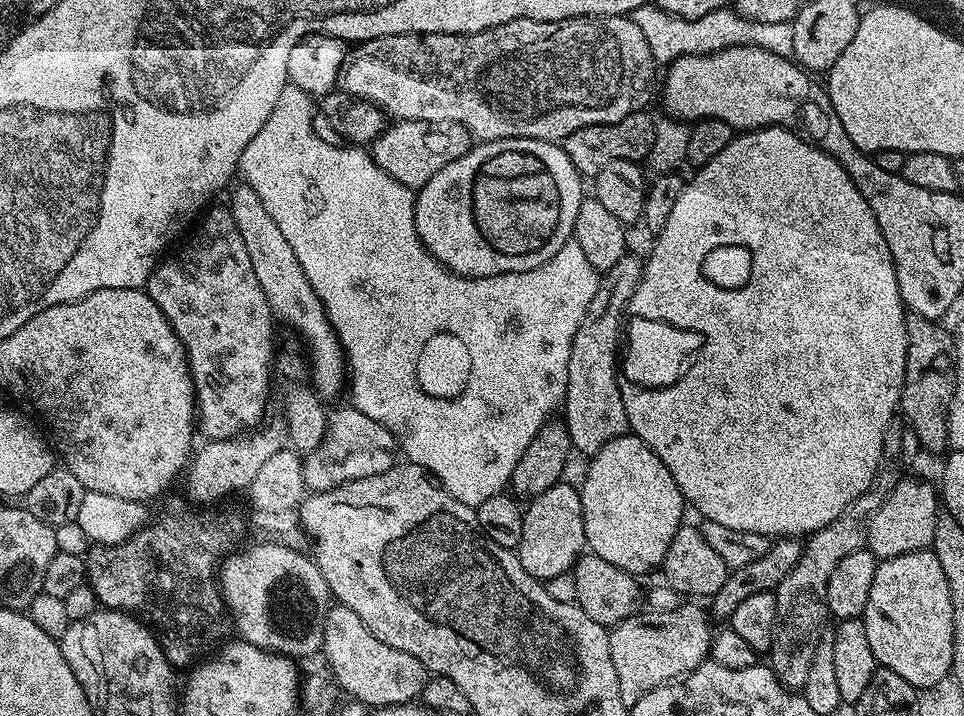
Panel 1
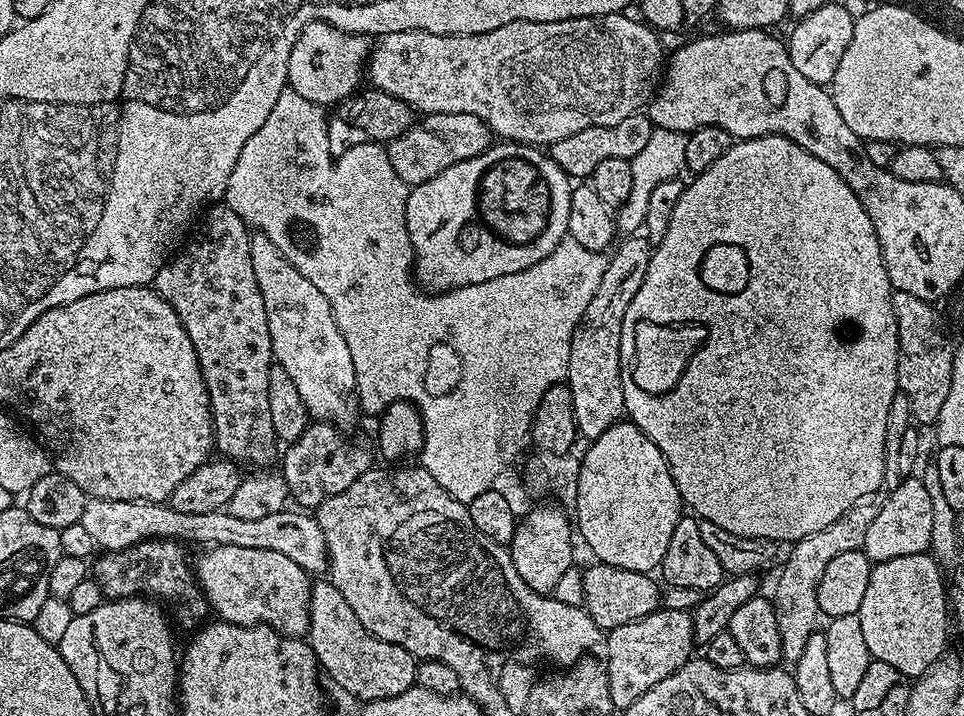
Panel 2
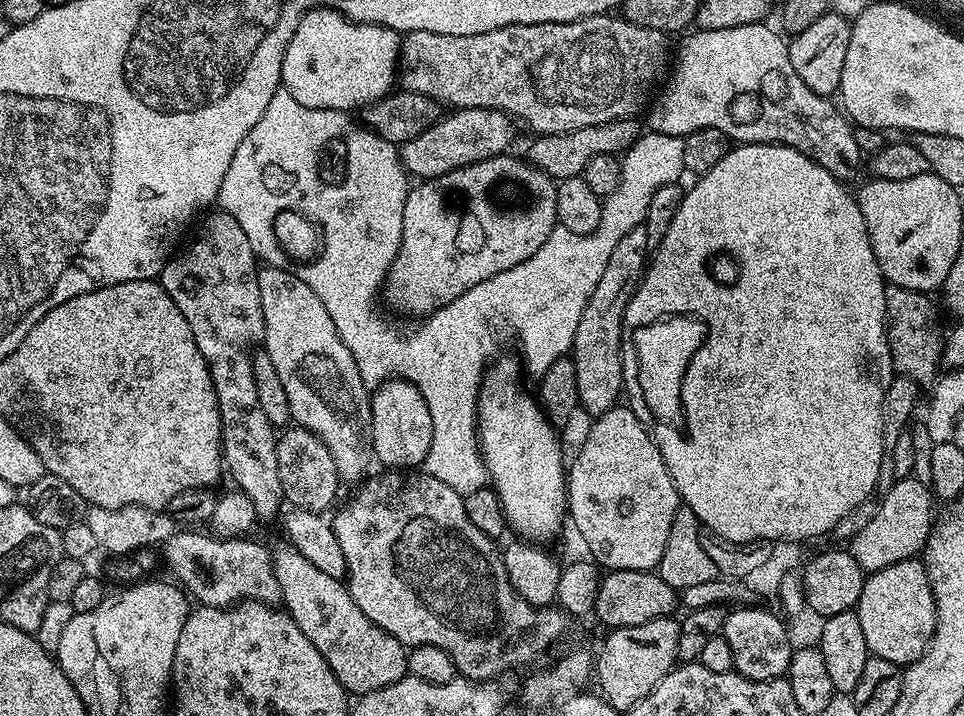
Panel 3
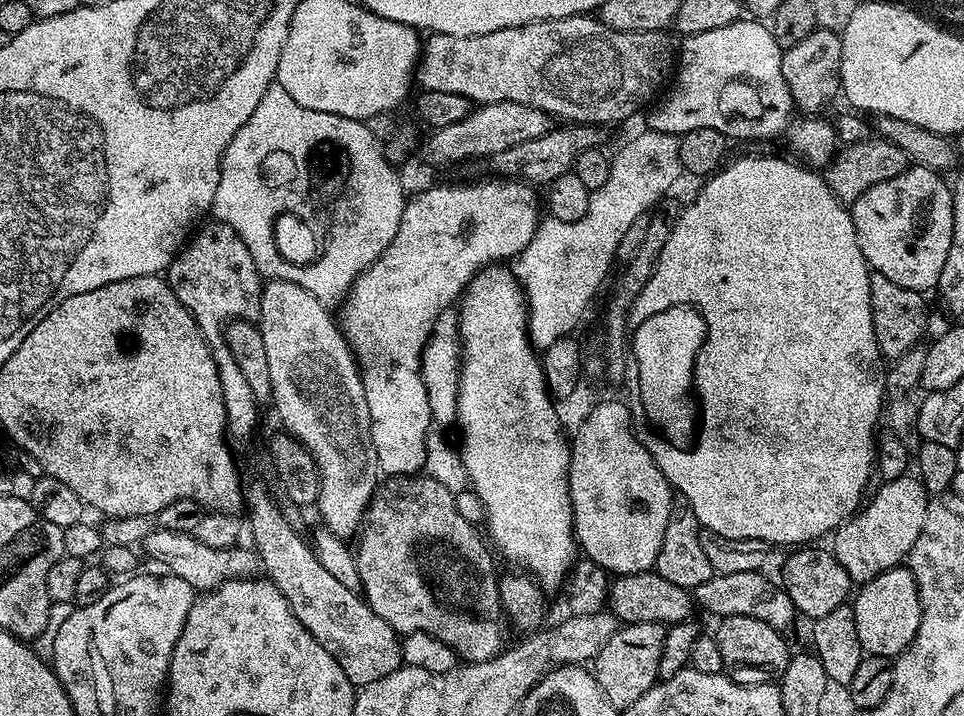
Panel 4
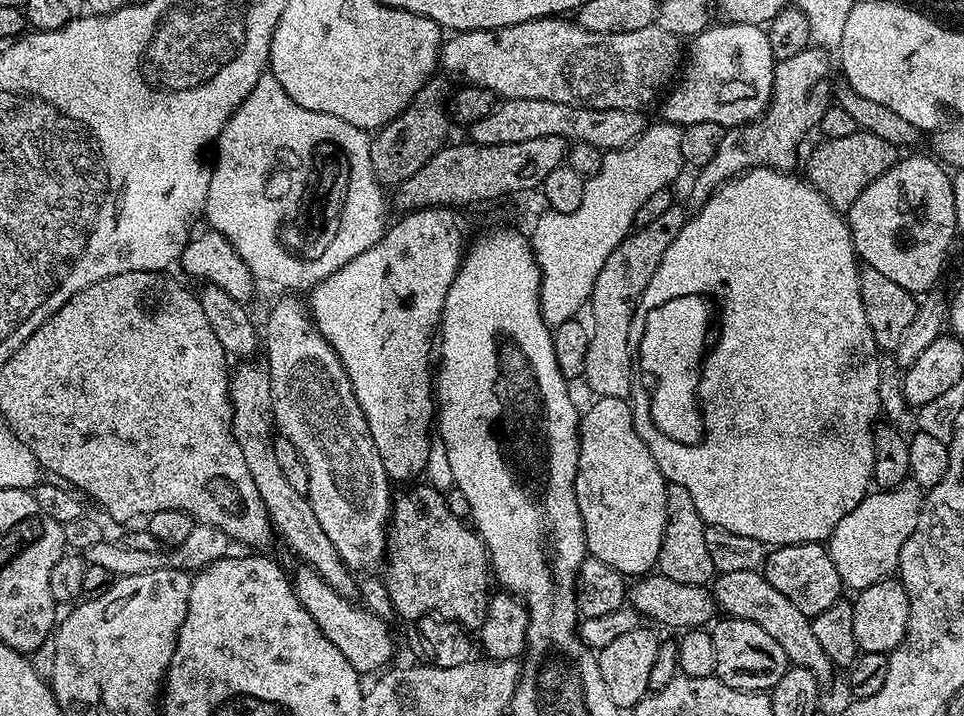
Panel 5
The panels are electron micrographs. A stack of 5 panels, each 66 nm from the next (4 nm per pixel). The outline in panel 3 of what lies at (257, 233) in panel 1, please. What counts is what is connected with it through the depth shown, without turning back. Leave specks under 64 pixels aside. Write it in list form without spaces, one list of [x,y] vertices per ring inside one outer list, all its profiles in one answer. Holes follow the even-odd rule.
[[[271,266],[258,271],[258,294],[262,294],[262,314],[264,315],[264,338],[262,348],[268,354],[278,372],[279,381],[286,390],[289,414],[297,425],[319,436],[320,441],[330,450],[334,466],[345,485],[356,486],[369,475],[368,467],[374,464],[372,451],[372,402],[370,389],[362,382],[358,366],[346,350],[346,342],[338,334],[322,298],[294,274]]]

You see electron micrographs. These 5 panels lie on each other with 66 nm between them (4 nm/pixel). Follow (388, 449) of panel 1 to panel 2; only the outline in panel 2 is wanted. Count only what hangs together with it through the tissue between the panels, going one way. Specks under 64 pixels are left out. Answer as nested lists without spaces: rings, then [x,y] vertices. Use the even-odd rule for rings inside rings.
[[[323,422],[309,423],[304,433],[294,442],[289,443],[282,452],[282,475],[288,487],[289,497],[297,500],[304,510],[319,508],[326,498],[334,498],[334,494],[342,494],[350,482],[354,482],[362,474],[374,467],[372,452],[364,444],[348,444],[341,429]]]

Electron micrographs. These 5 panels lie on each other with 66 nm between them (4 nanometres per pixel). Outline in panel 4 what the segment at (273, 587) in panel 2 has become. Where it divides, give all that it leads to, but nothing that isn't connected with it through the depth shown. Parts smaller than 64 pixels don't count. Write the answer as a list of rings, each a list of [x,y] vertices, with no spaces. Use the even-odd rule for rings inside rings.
[[[156,526],[148,532],[142,551],[156,564],[161,564],[171,575],[190,582],[190,586],[201,593],[211,592],[219,584],[228,580],[252,578],[261,571],[260,557],[251,547],[233,546],[226,549],[215,549],[206,546],[197,536],[190,532],[174,532]]]

